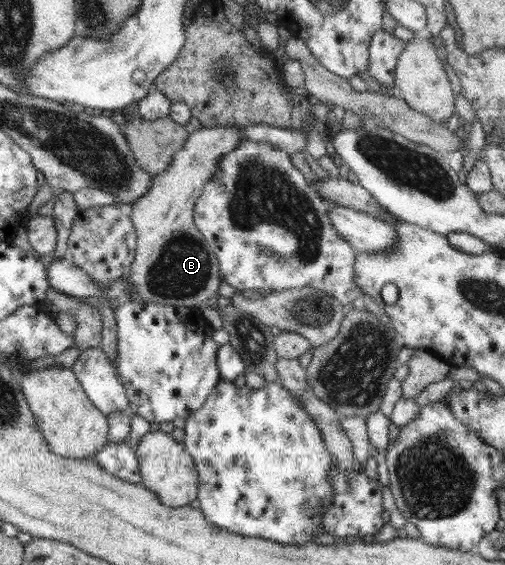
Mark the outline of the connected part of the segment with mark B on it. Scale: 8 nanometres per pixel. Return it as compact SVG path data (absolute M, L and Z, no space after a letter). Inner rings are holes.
M217 125L212 128L196 128L189 133L183 148L174 153L171 164L162 173L152 177L147 193L129 205L128 212L138 238L134 262L125 277L130 283L126 301L142 300L172 307L201 308L207 300L217 296L221 285L220 266L216 255L210 250L204 236L195 226L193 209L195 201L203 192L205 183L208 183L217 171L221 157L236 149L242 141L243 135L238 126Z

